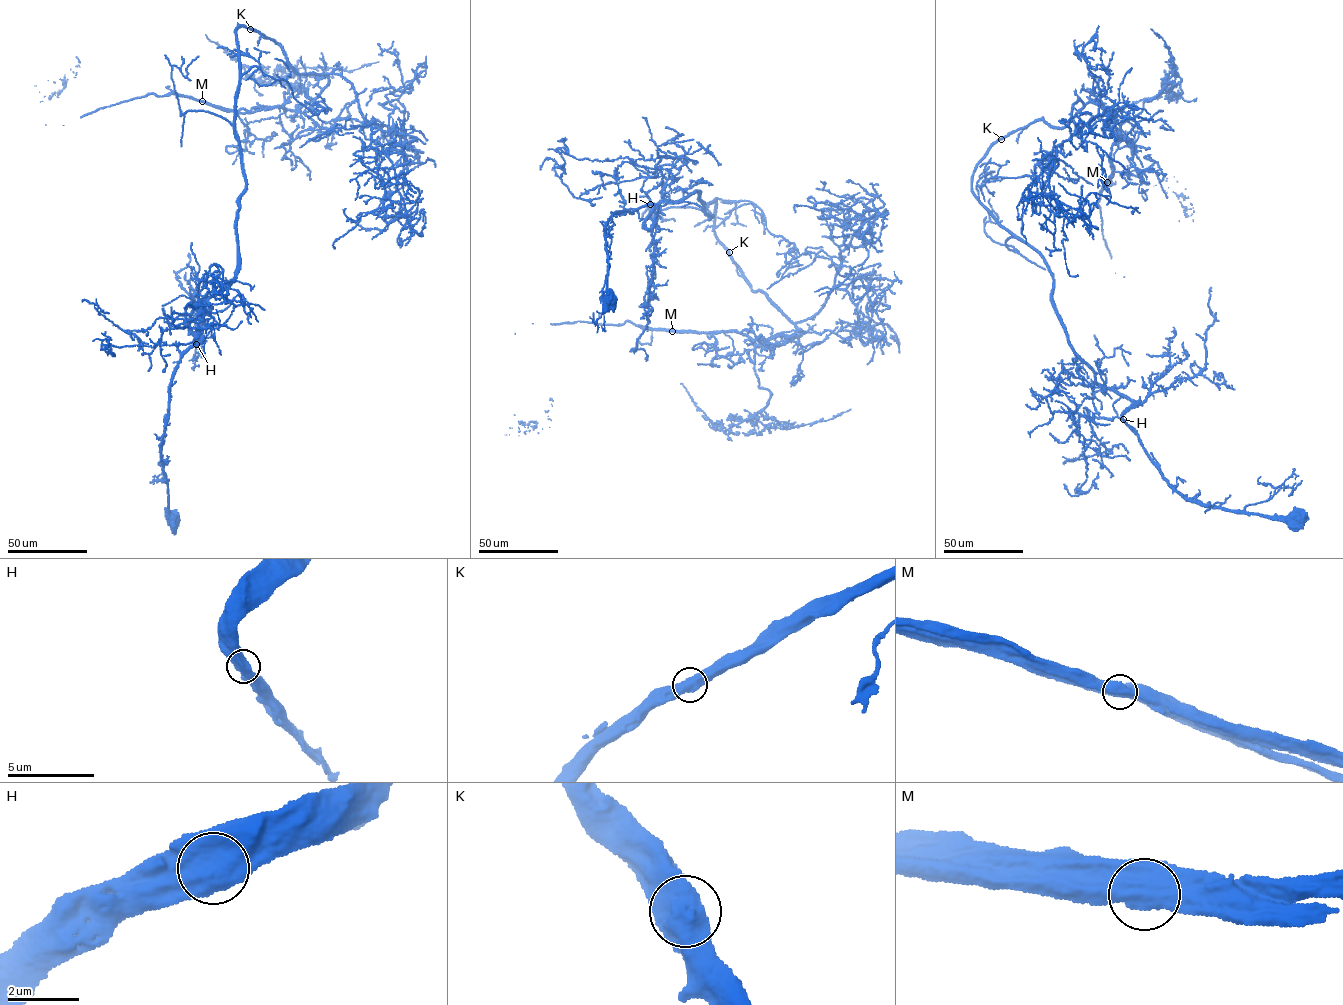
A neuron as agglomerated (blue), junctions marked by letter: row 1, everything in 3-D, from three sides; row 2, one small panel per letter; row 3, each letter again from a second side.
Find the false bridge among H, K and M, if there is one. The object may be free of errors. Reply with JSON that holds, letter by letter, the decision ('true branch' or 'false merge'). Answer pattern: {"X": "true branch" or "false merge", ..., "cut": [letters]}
{"H": "true branch", "K": "true branch", "M": "false merge", "cut": ["M"]}

